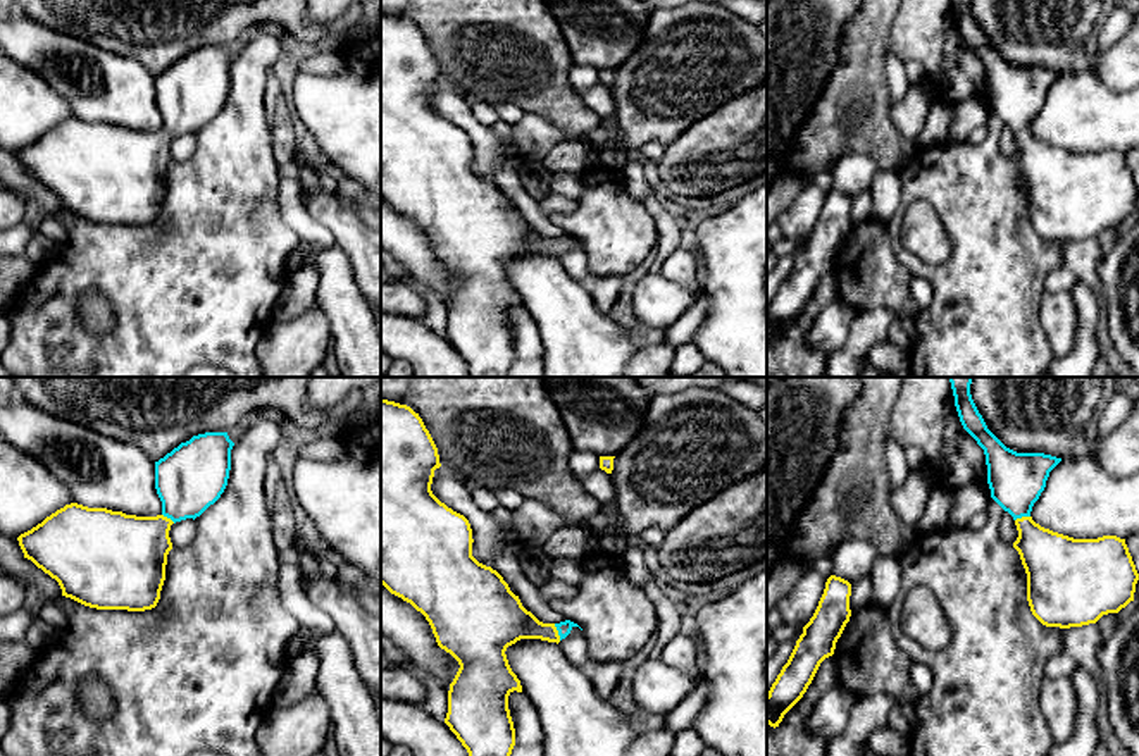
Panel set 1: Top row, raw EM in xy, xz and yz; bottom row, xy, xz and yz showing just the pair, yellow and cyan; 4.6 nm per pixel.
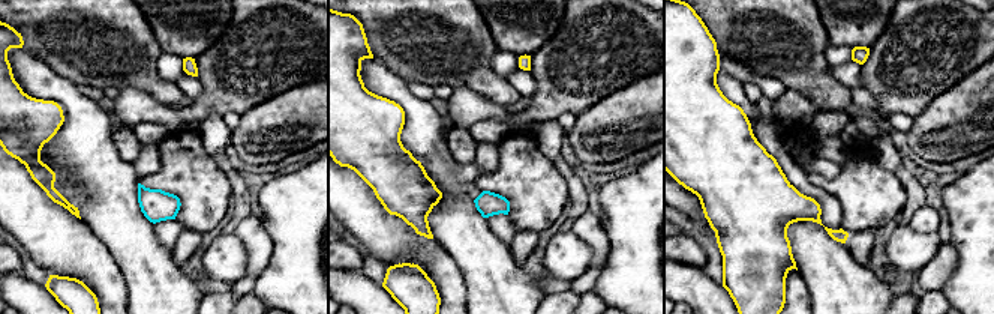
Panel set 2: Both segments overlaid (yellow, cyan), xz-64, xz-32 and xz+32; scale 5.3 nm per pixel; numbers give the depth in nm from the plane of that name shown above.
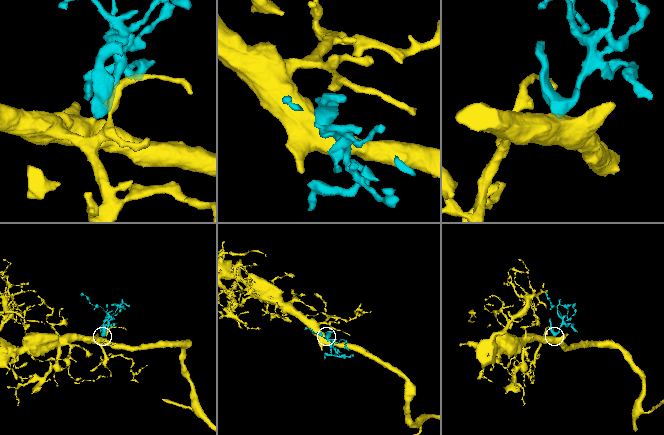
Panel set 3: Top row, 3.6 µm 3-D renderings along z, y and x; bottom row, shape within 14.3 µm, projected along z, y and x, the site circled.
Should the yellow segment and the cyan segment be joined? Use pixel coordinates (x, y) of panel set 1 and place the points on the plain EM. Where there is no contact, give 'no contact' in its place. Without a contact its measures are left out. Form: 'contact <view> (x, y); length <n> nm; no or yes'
contact xz (557, 247); length 90 nm; yes

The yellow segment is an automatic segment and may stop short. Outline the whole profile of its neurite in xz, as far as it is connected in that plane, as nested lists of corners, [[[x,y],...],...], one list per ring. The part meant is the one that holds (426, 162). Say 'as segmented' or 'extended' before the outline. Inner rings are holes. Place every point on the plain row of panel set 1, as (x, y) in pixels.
extended; [[[381,12],[381,198],[410,217],[429,236],[436,257],[460,279],[448,305],[445,338],[469,367],[470,377],[508,377],[515,360],[515,343],[508,324],[508,310],[522,307],[520,294],[507,274],[507,262],[520,253],[560,257],[577,238],[543,238],[527,226],[503,191],[472,170],[472,143],[469,134],[441,117],[431,105],[434,84],[439,83],[438,62],[419,28],[410,21]]]

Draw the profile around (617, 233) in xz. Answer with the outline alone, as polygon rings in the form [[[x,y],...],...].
[[[584,170],[577,203],[574,212],[548,219],[582,243],[593,277],[624,277],[655,250],[655,219],[627,193],[619,170]]]

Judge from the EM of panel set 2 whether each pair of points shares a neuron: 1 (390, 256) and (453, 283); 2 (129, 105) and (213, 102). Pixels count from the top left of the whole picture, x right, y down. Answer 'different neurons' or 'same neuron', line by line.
1: same neuron
2: same neuron

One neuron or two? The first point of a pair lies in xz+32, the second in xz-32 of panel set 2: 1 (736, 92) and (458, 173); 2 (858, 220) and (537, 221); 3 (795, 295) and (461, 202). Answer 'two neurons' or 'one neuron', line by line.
1: one neuron
2: one neuron
3: two neurons

